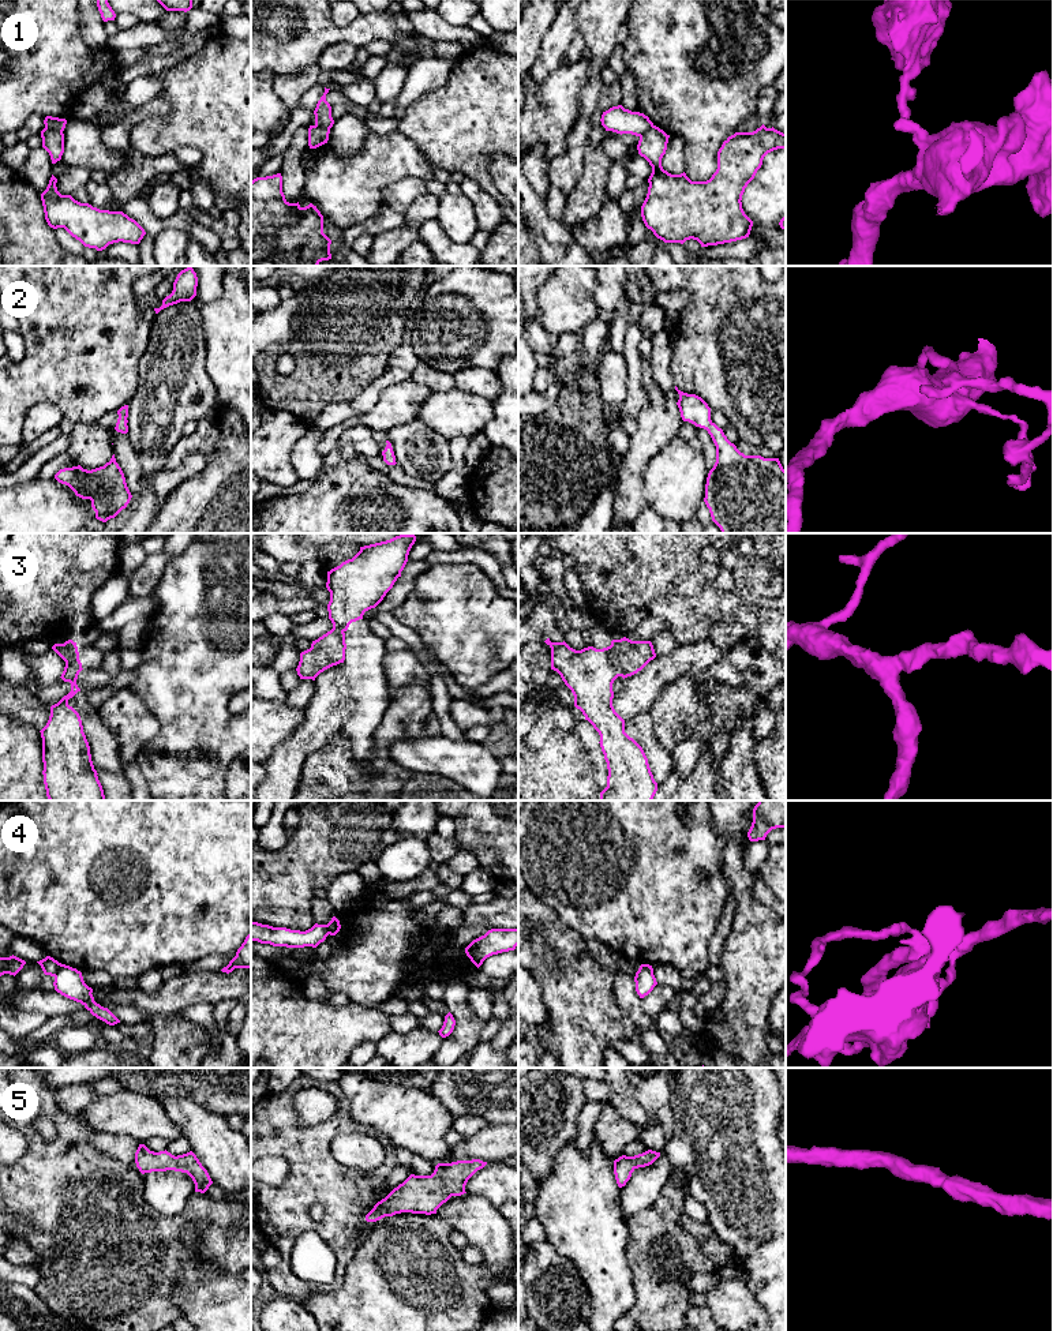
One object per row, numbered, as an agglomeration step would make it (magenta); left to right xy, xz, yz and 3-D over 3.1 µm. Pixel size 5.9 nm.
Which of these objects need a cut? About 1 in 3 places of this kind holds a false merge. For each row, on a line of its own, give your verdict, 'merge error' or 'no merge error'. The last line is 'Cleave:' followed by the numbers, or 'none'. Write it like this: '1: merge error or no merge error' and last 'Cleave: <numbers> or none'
1: merge error
2: no merge error
3: merge error
4: merge error
5: no merge error
Cleave: 1, 3, 4

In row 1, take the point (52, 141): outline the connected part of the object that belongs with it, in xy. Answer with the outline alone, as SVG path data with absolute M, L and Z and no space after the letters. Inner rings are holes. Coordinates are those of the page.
M44 128L41 131L42 147L49 153L52 164L61 160L64 153L64 134L61 131Z

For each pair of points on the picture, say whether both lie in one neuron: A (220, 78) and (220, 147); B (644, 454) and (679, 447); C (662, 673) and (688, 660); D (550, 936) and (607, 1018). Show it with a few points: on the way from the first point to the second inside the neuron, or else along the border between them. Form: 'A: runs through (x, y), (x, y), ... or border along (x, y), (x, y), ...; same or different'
A: runs through (220, 96), (220, 130); same
B: border along (678, 434), (648, 462), (643, 479); different
C: runs through (669, 667), (681, 660); same
D: runs through (558, 956), (562, 968), (572, 982), (587, 997); same

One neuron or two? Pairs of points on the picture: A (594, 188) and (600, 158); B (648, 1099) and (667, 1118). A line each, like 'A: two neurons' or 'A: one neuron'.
A: one neuron
B: one neuron

